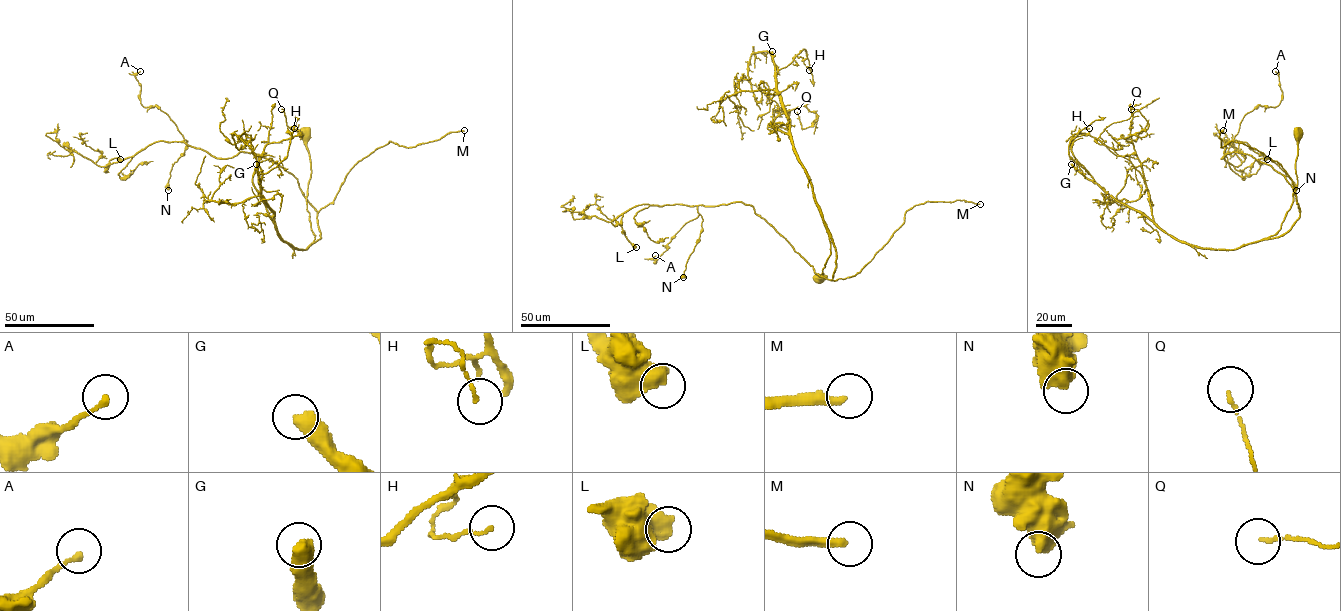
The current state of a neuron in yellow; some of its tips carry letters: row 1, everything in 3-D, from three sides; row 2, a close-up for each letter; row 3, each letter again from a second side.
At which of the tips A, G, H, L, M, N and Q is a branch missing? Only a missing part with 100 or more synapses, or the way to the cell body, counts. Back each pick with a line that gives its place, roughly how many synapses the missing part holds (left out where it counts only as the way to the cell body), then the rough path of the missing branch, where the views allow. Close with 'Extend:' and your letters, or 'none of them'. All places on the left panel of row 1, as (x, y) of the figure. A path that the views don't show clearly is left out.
G: at (256, 164); about 300 synapses; missing branch runs (256, 164), (264, 148), (262, 133), (272, 127), (259, 100), (256, 110), (245, 114), (241, 124)
M: at (464, 130); about 400 synapses
Extend: G, M

